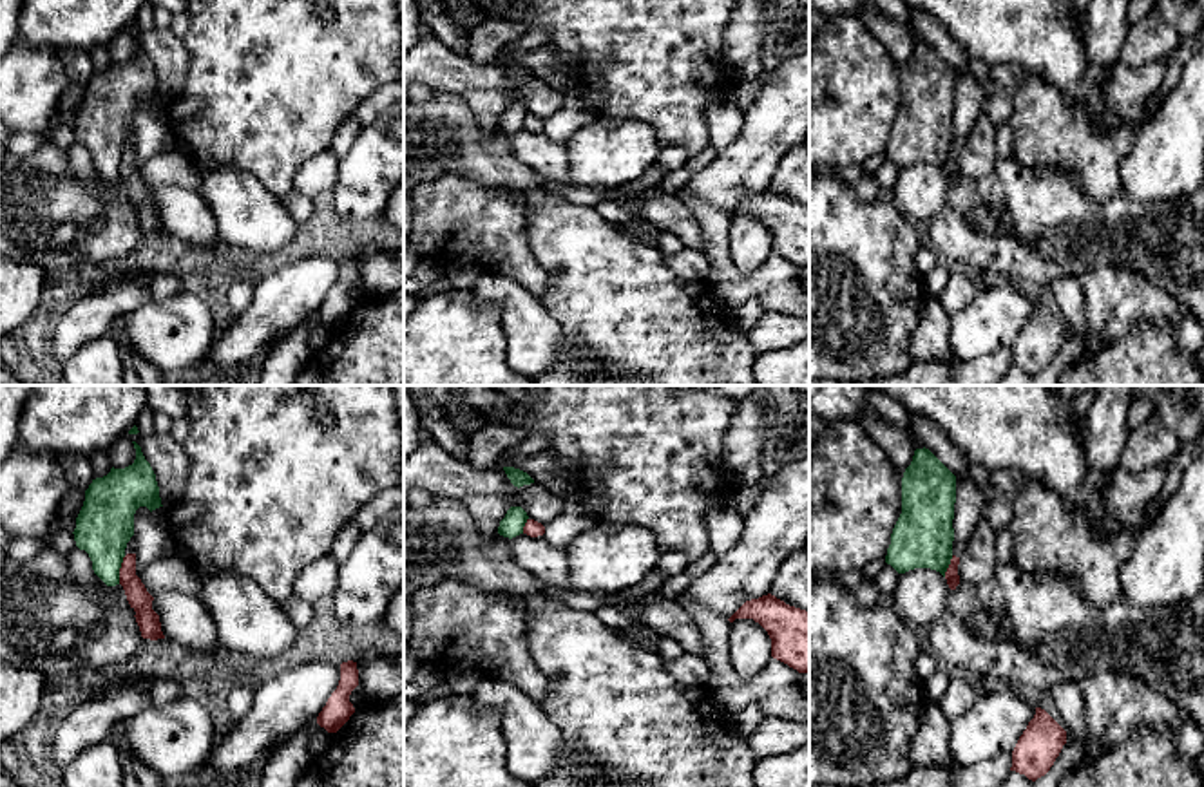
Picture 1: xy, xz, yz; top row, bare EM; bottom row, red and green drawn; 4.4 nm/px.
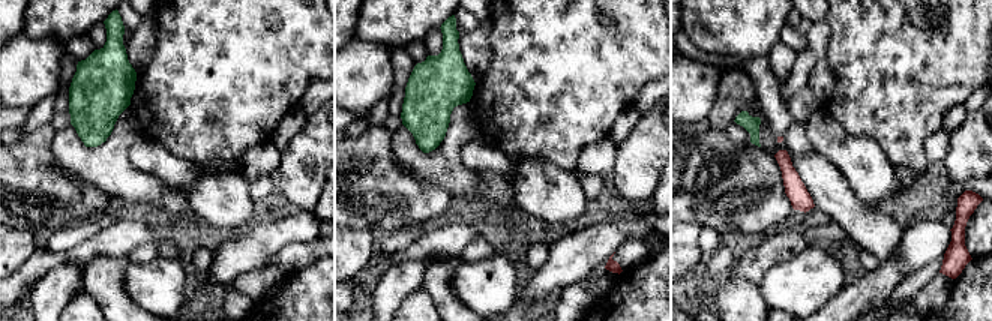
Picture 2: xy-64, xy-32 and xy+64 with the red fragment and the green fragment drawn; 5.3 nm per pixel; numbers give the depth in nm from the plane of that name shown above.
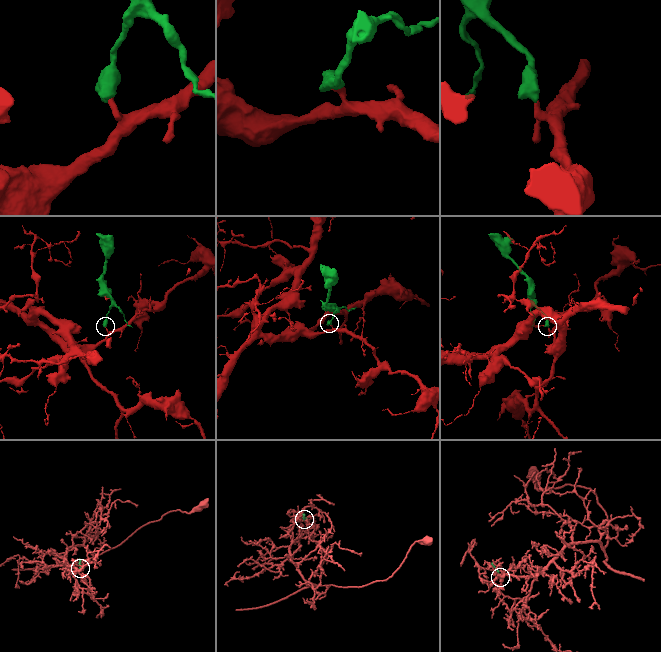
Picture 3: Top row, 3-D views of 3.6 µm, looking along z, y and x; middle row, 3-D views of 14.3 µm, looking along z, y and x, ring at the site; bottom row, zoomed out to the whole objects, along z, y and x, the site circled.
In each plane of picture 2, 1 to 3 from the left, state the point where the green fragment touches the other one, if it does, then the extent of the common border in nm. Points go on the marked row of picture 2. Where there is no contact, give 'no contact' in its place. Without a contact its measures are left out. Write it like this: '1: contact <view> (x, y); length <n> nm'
1: no contact
2: no contact
3: no contact

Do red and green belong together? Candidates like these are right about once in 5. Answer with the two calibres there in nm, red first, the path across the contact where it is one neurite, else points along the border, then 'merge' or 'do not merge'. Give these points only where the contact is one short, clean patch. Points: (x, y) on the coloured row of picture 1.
100/260 nm | along xy (125, 556), (118, 583) | do not merge

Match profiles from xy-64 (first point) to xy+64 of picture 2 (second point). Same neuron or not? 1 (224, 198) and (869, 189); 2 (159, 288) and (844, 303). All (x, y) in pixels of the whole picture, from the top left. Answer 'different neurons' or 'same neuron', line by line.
1: same neuron
2: different neurons

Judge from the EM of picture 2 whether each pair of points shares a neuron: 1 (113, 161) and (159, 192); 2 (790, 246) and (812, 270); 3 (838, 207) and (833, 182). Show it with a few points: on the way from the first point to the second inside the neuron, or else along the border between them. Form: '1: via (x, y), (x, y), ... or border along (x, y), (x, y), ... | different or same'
1: via (125, 173), (140, 188), (147, 189) | same
2: border along (806, 245), (797, 254), (775, 263), (766, 272) | different
3: via (838, 201), (833, 195), (833, 188) | same

